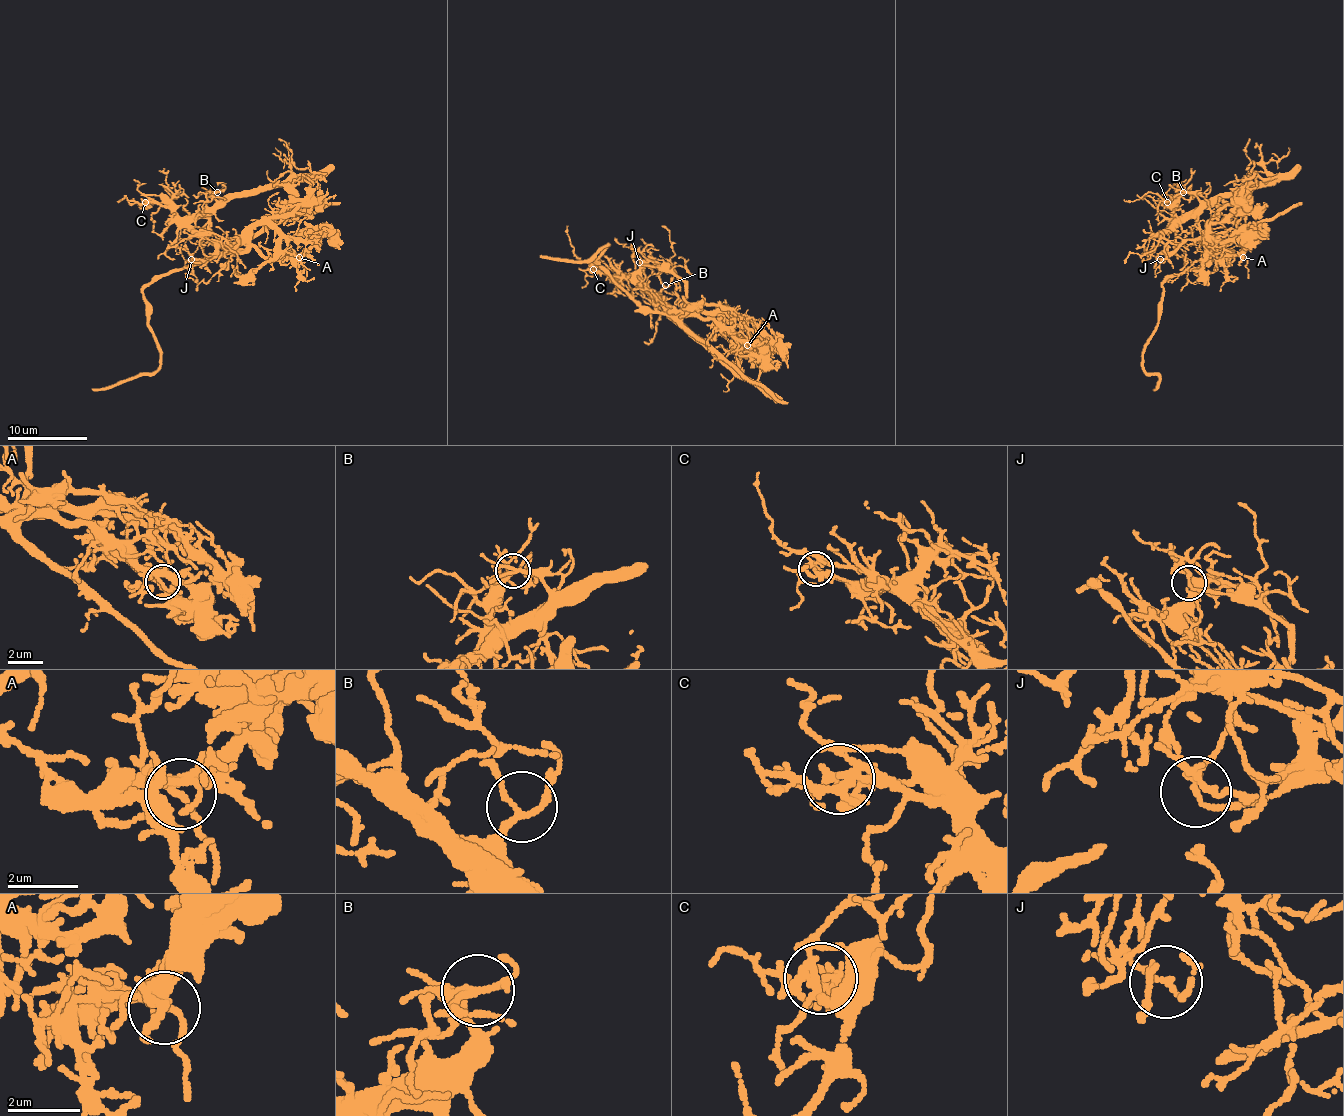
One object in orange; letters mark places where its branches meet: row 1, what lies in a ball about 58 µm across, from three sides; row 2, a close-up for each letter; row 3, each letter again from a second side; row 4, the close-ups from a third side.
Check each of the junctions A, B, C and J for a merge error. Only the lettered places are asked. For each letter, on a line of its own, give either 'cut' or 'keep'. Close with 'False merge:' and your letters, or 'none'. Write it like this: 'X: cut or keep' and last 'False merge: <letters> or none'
A: keep
B: keep
C: keep
J: cut
False merge: J

